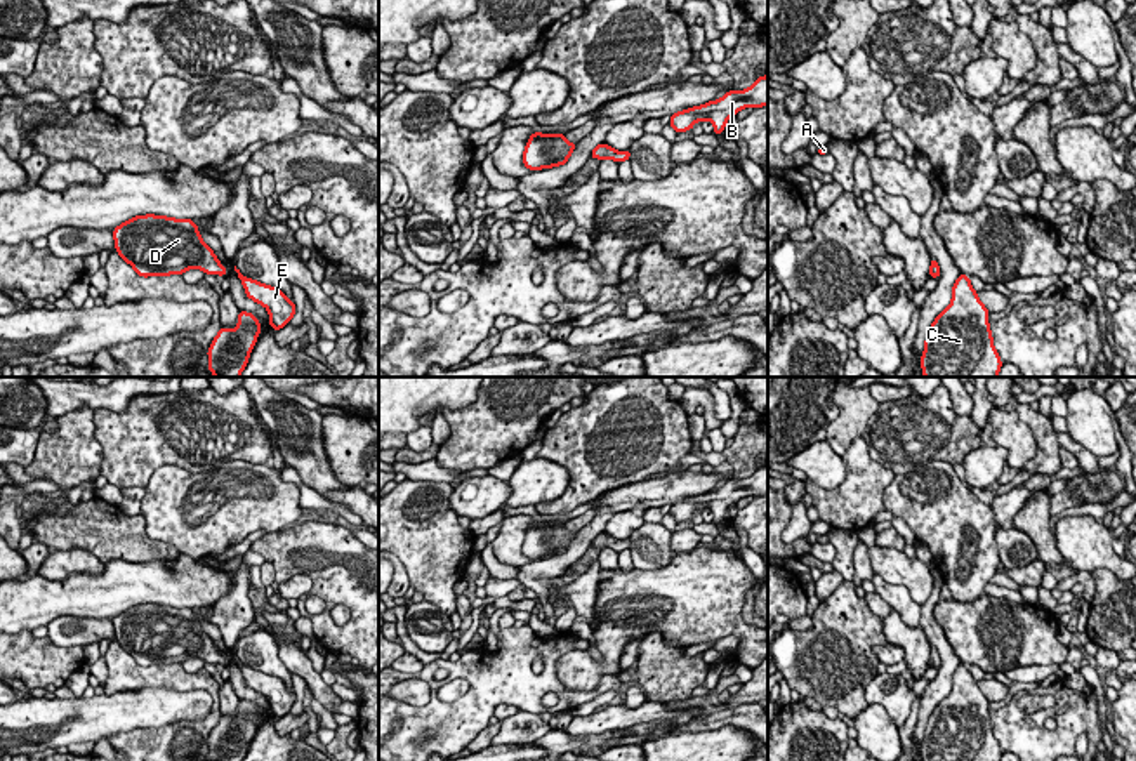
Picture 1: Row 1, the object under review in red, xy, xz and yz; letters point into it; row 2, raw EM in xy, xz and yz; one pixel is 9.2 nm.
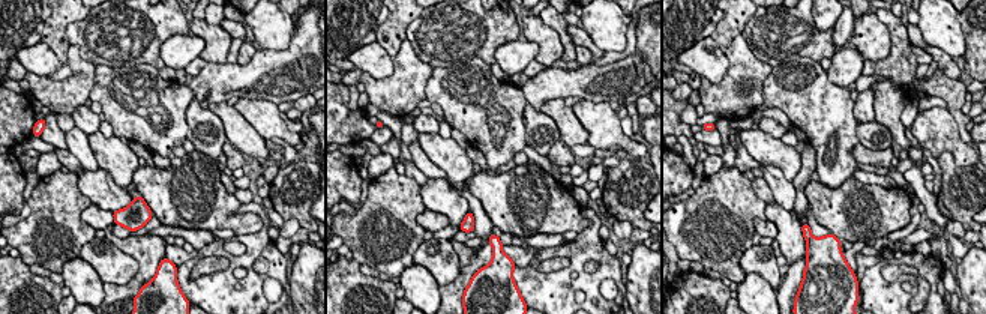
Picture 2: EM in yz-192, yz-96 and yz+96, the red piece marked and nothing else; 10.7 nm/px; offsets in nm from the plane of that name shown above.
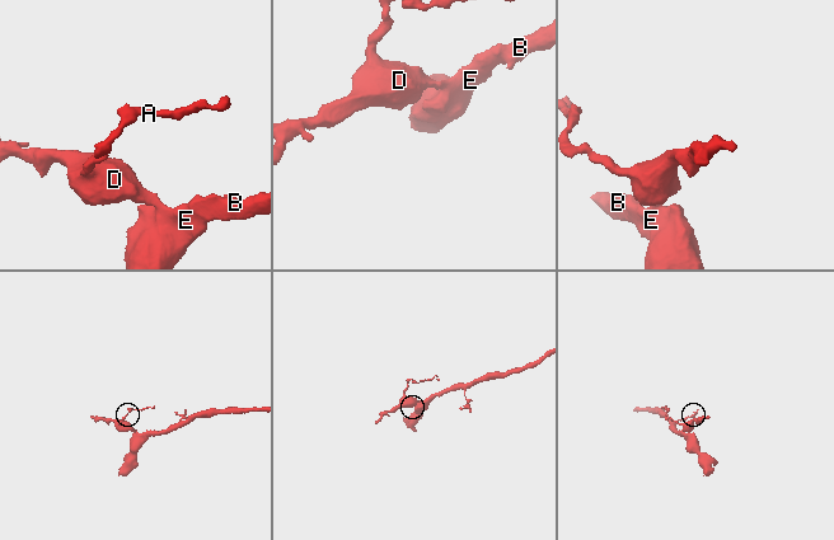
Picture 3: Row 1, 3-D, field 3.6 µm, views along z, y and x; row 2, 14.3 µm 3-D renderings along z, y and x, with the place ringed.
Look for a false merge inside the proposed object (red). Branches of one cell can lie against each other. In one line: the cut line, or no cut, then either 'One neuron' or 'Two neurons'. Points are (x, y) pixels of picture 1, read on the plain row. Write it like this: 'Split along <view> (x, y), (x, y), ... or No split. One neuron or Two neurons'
No split. One neuron

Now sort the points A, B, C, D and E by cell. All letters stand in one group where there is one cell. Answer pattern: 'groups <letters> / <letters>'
groups A B C D E

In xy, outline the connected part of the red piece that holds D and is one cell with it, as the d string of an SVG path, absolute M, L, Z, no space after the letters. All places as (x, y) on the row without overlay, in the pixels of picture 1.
M137 605L116 615L113 627L120 646L144 667L182 664L191 657L228 664L191 608Z

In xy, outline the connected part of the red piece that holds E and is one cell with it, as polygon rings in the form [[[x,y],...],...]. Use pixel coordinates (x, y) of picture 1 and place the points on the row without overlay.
[[[236,655],[234,660],[243,672],[247,686],[267,698],[269,714],[274,718],[274,721],[290,712],[297,700],[295,692],[290,692],[280,678],[243,665]]]

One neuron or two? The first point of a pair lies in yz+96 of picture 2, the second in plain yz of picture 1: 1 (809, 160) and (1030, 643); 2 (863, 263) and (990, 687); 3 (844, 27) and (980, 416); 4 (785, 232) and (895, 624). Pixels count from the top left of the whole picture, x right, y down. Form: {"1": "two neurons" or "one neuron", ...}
{"1": "two neurons", "2": "one neuron", "3": "one neuron", "4": "one neuron"}

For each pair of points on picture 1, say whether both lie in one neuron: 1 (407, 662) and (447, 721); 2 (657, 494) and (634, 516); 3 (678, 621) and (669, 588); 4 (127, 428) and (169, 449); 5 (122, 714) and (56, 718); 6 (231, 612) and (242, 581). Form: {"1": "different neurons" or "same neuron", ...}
{"1": "different neurons", "2": "different neurons", "3": "same neuron", "4": "same neuron", "5": "same neuron", "6": "same neuron"}

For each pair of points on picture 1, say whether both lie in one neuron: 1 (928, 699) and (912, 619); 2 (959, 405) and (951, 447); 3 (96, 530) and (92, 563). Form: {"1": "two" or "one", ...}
{"1": "two", "2": "two", "3": "two"}

